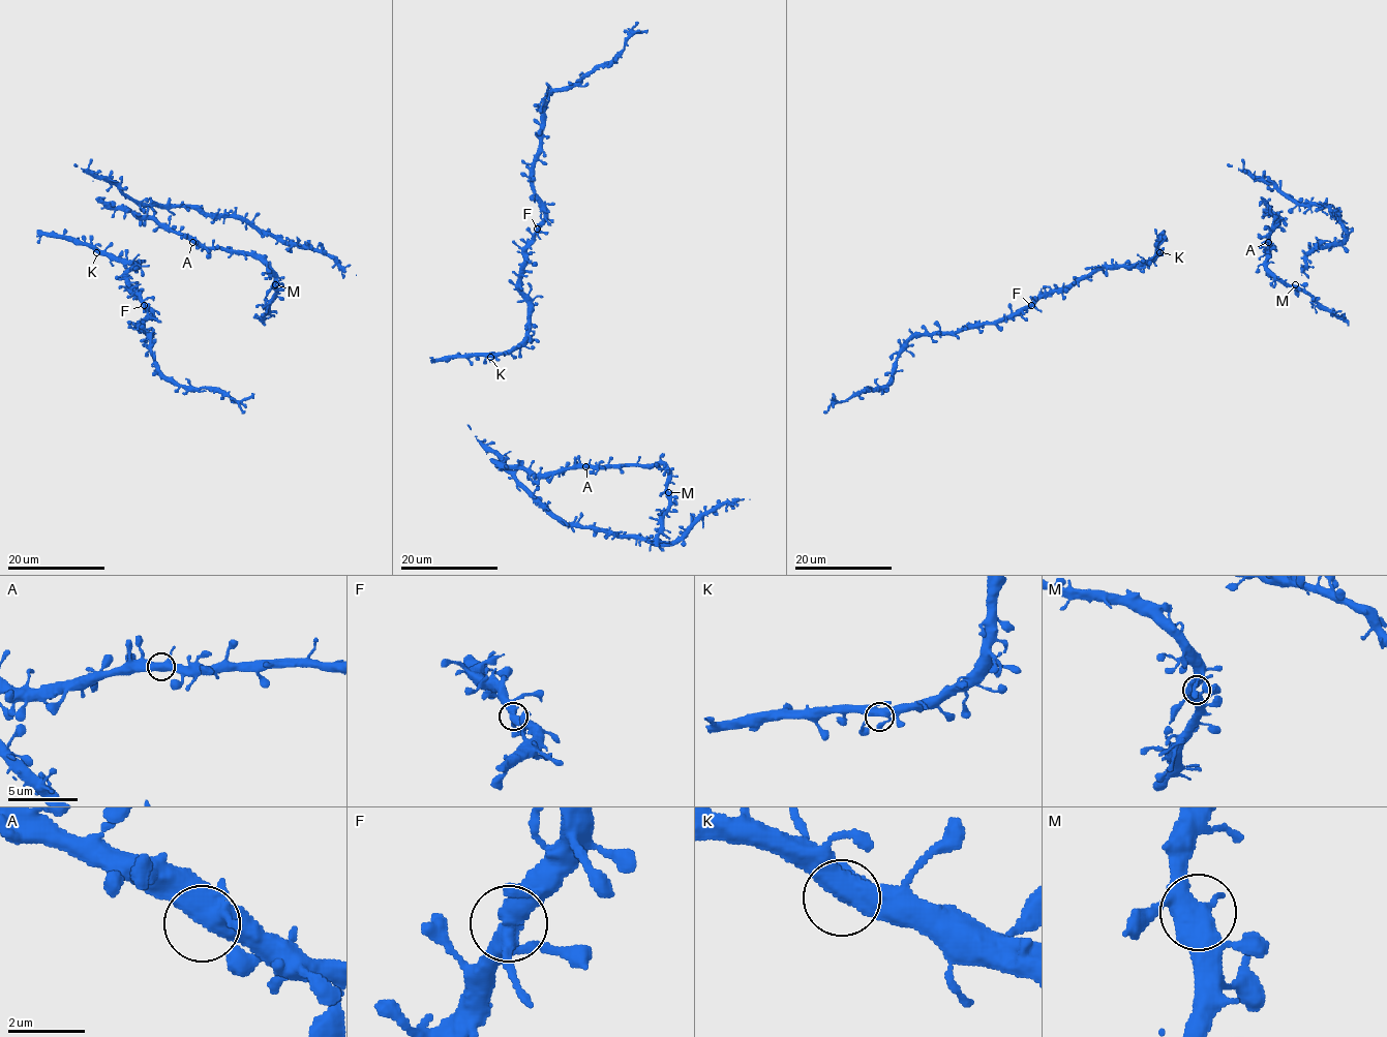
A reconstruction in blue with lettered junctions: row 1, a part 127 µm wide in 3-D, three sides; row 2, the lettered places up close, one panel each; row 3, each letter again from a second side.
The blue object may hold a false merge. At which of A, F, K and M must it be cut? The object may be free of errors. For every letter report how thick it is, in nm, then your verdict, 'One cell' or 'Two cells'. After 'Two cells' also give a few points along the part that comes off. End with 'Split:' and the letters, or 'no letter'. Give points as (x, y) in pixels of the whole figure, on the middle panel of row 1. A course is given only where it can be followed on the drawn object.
A: Thickness 440 nm. One cell
F: Thickness 440 nm. One cell
K: Thickness 440 nm. One cell
M: Thickness 440 nm. One cell
Split: no letter

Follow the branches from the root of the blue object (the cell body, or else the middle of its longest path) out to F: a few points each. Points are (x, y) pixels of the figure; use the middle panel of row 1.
F: (492, 355), (512, 351), (525, 335), (528, 296), (521, 288), (521, 265), (524, 248), (538, 229)

